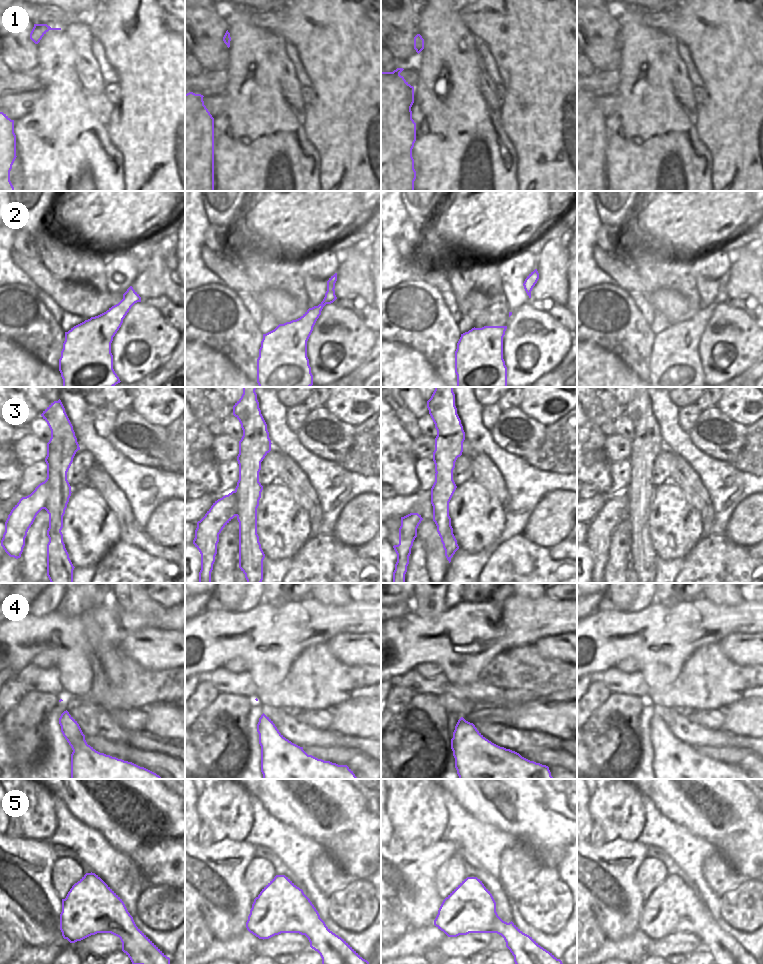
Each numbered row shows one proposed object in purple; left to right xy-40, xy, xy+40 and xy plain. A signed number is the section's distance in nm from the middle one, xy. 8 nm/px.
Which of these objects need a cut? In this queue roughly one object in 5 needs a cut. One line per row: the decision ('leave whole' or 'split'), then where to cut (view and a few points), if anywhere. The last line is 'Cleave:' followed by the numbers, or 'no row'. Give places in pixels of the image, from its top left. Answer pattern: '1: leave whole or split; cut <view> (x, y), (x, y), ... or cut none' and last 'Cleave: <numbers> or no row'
1: leave whole; cut none
2: split; cut xy (327, 285), (333, 289)
3: split; cut xy (249, 454), (250, 465), (249, 472), (246, 475)
4: leave whole; cut none
5: leave whole; cut none
Cleave: 2, 3

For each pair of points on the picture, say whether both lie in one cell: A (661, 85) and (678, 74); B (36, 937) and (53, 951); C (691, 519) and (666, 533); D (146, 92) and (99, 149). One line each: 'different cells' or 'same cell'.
A: different cells
B: different cells
C: same cell
D: different cells

